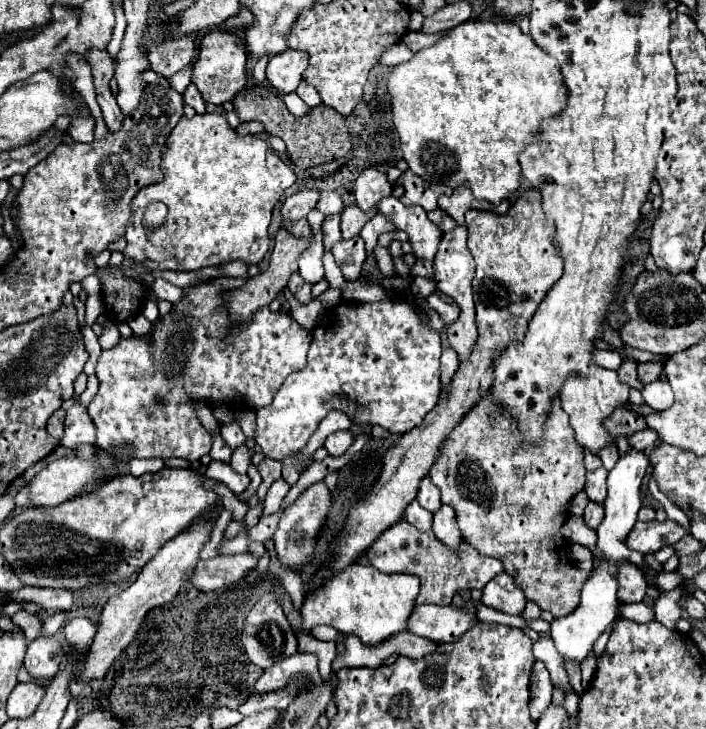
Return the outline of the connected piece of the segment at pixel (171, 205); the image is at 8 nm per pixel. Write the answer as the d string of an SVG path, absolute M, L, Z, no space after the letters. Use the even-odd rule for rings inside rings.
M196 114L194 118L182 118L172 130L162 154L164 180L142 188L132 202L132 218L126 226L128 246L124 256L144 264L148 270L198 270L204 266L218 266L226 262L244 262L248 266L258 264L268 252L268 224L272 208L280 202L286 190L296 182L294 172L286 166L280 156L268 148L258 136L238 136L228 126L224 114ZM150 202L164 202L168 206L166 224L148 230L140 220L140 206L146 208Z

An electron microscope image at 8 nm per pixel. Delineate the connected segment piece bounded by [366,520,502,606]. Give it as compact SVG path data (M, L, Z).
M406 520L394 522L370 548L366 548L366 558L374 568L380 572L404 572L414 574L420 578L420 594L416 604L438 604L448 606L452 602L452 596L458 590L472 590L472 588L484 588L496 574L502 572L502 562L494 558L482 556L476 548L470 548L466 540L458 546L458 552L452 548L446 548L432 532L418 532L412 524Z

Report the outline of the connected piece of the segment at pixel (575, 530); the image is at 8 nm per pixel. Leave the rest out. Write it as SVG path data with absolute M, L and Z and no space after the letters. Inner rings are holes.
M570 516L564 526L562 526L562 536L566 538L566 542L570 544L580 544L584 548L588 548L594 554L594 544L598 540L598 536L594 536L594 530L586 526L584 518L578 516Z

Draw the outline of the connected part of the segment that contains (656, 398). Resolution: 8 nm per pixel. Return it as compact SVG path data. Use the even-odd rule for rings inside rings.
M654 380L642 390L644 402L654 410L666 410L672 406L672 390L666 380Z

